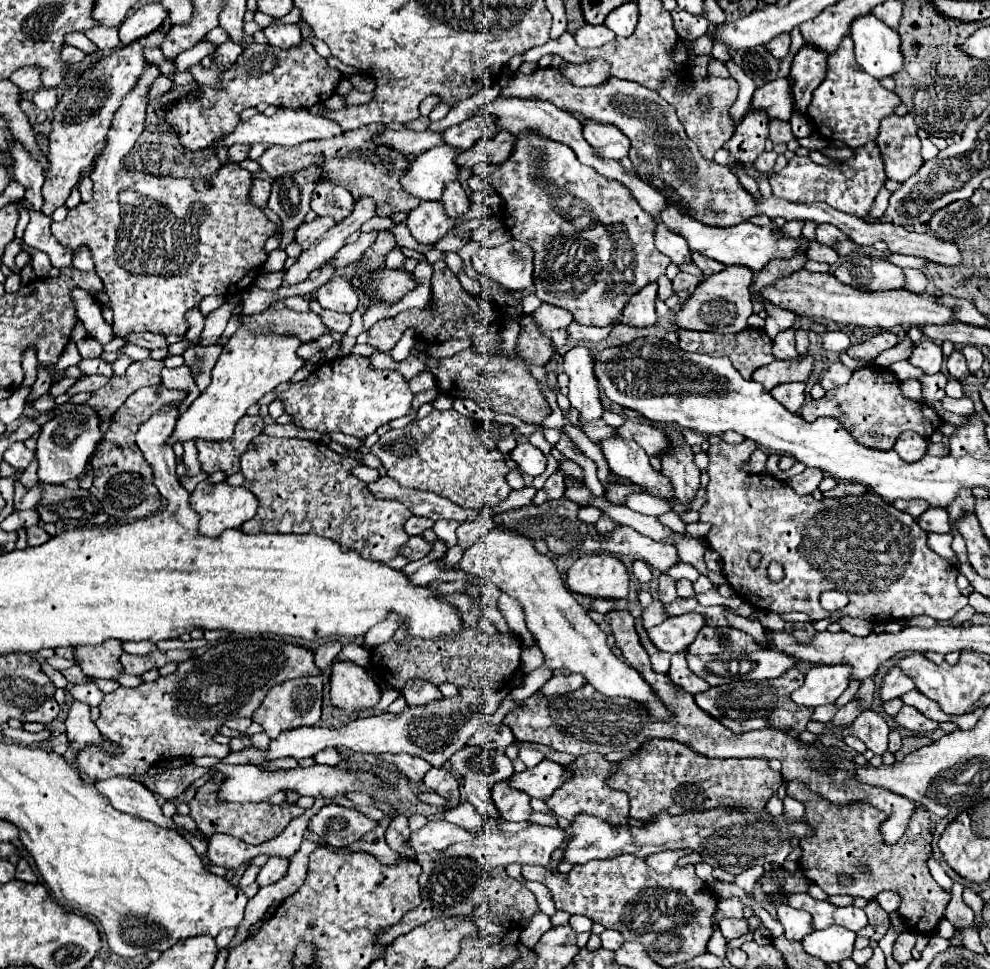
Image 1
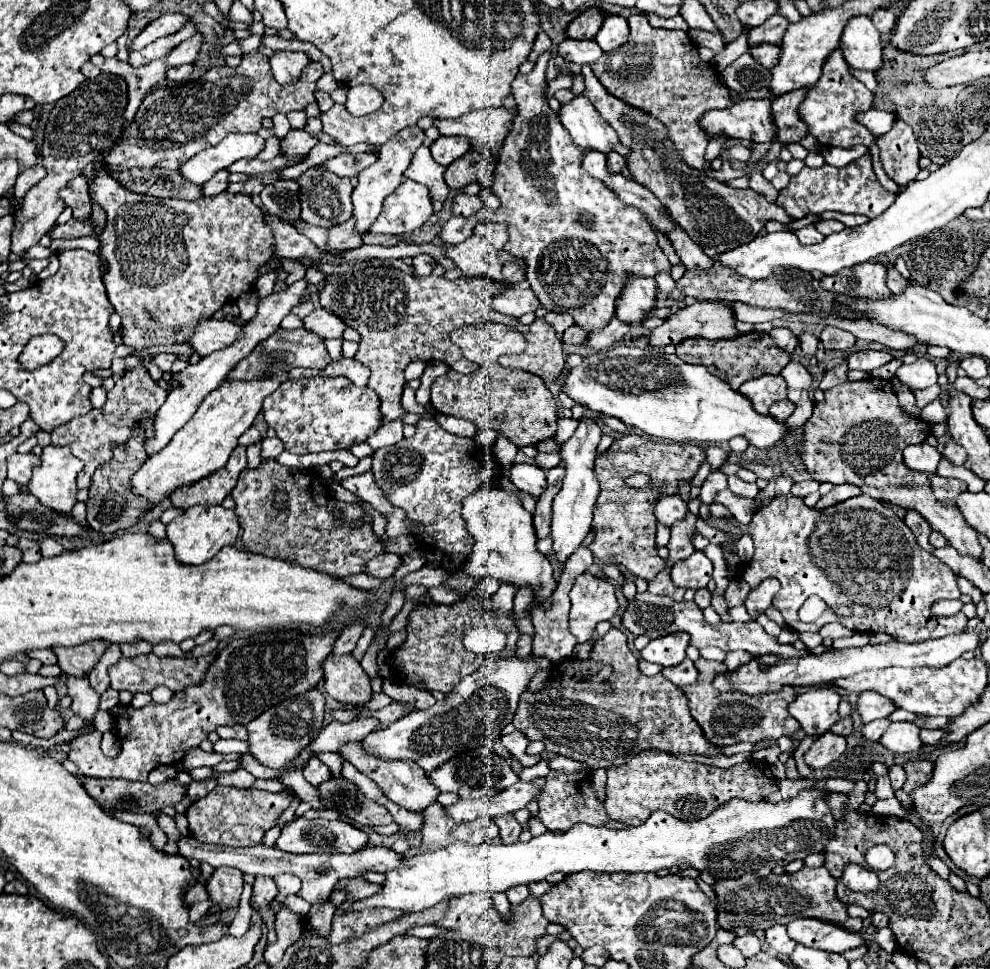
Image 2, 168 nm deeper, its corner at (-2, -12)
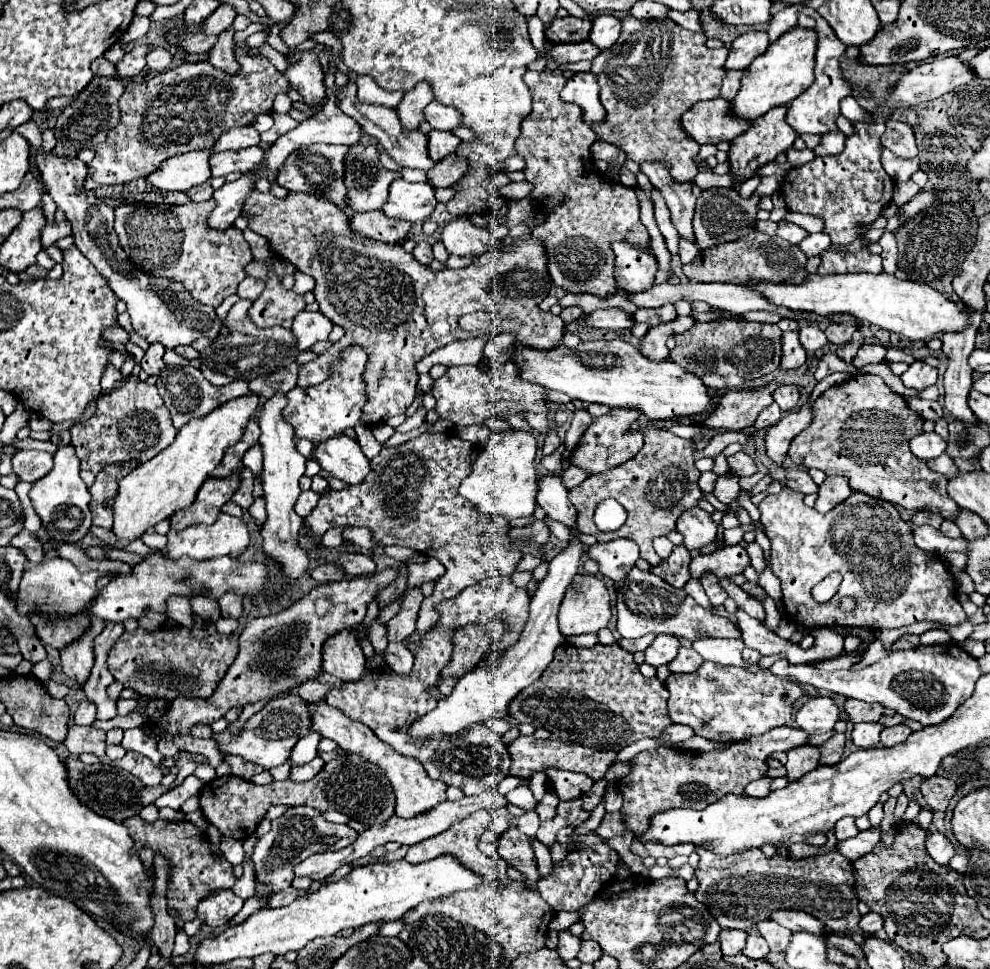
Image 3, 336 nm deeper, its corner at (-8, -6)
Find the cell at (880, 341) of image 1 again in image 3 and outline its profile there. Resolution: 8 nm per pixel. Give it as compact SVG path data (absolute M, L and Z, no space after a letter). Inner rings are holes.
M864 344L856 352L852 364L854 364L854 368L862 368L862 366L872 364L872 362L882 362L884 356L886 356L886 348L884 346L880 346L880 344Z

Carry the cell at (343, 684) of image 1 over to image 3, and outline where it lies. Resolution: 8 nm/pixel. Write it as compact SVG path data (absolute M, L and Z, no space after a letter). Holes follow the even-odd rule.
M340 630L326 638L326 644L322 646L322 666L328 674L342 682L350 682L366 674L364 664L366 658L354 630Z

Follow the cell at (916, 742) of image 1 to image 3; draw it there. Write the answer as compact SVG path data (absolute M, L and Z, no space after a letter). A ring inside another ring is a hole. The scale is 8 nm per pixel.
M934 776L934 778L928 778L922 782L920 790L922 790L922 796L928 804L928 808L932 810L946 810L948 808L948 802L950 798L954 796L956 792L956 782L950 780L950 778L942 778L942 776Z

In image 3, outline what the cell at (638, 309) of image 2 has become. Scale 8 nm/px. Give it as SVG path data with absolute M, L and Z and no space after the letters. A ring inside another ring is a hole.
M612 242L614 270L618 288L628 292L648 290L654 284L654 274L658 270L656 256L650 250L628 242Z

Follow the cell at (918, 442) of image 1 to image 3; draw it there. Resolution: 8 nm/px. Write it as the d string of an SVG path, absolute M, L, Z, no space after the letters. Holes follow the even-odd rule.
M922 432L910 440L910 450L922 460L938 458L946 448L944 438L940 438L936 432Z

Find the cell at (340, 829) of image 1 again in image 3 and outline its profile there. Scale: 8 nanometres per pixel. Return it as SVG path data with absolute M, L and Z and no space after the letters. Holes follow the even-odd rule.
M294 806L288 808L280 818L272 820L272 828L268 834L258 838L258 844L254 846L252 864L254 864L254 878L256 878L256 896L268 898L292 882L292 870L298 862L306 860L312 854L328 852L328 850L340 850L354 842L358 836L356 830L352 830L348 824L332 824L324 820L322 812L310 808L310 806Z

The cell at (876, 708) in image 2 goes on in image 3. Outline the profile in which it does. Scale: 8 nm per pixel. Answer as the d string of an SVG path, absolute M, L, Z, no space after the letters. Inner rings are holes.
M846 700L844 710L848 714L848 722L858 724L858 722L878 722L882 718L884 706L874 706L858 700Z

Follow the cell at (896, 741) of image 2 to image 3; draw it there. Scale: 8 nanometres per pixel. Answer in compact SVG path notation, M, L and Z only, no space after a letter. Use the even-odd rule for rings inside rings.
M898 724L898 726L892 726L892 728L884 728L880 732L880 744L886 746L886 748L892 748L892 746L898 746L902 742L906 742L906 738L912 734L912 730L904 724Z

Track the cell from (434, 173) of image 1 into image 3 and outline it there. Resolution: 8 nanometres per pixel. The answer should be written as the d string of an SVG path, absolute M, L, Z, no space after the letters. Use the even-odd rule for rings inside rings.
M396 178L390 184L390 196L382 210L390 218L422 222L434 212L434 208L436 208L436 198L434 198L434 188L430 184L426 182L410 184L404 178Z

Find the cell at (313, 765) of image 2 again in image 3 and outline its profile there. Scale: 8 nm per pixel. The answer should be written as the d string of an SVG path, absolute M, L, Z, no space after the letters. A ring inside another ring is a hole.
M314 758L312 762L302 764L302 766L292 766L290 778L292 778L292 782L308 782L310 778L314 778L322 770L322 766L324 766L322 758Z

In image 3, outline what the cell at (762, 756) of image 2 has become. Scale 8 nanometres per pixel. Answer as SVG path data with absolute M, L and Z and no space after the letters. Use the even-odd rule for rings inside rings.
M800 746L800 748L788 750L786 778L790 782L796 782L798 778L802 778L804 774L808 774L818 766L818 758L820 758L818 746Z

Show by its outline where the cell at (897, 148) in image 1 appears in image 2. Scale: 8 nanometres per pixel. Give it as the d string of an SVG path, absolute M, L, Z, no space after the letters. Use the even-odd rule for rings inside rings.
M896 120L890 132L878 136L876 144L880 148L882 168L898 186L906 186L916 180L920 172L920 150L908 124Z

